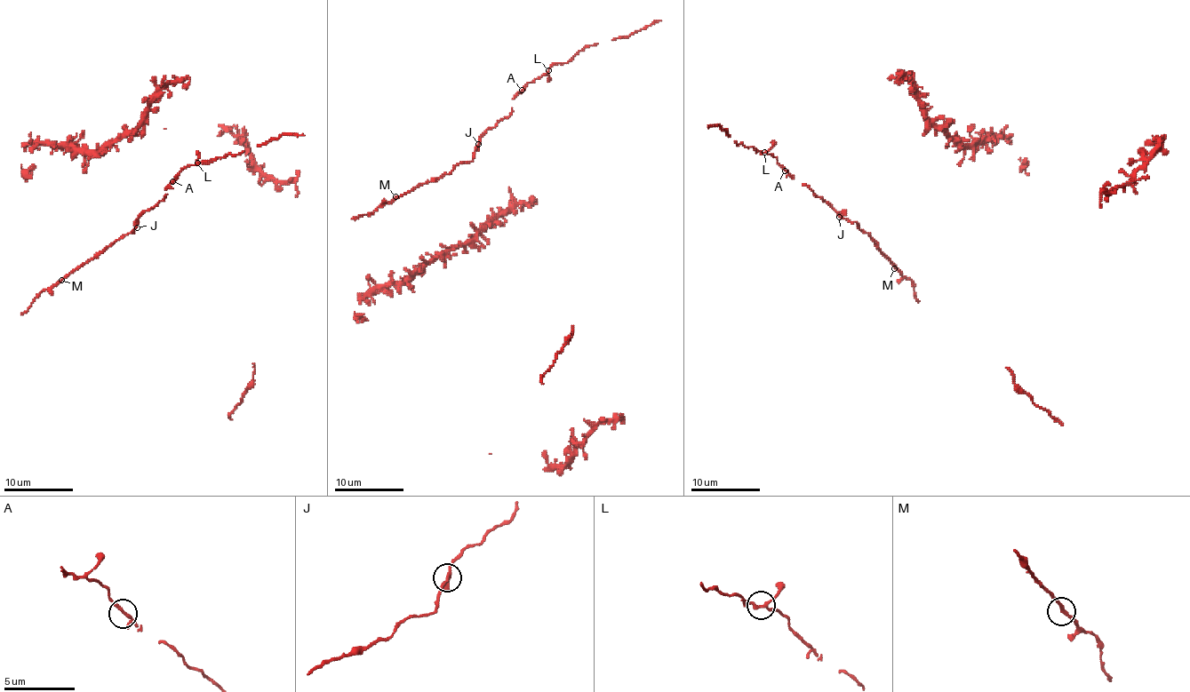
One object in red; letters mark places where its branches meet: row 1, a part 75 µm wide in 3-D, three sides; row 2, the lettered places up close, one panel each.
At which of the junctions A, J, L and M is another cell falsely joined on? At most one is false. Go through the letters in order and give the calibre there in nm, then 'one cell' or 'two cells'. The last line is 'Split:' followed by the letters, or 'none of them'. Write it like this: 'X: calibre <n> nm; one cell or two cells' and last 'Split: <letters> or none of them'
A: calibre 180 nm; one cell
J: calibre 180 nm; one cell
L: calibre 180 nm; one cell
M: calibre 200 nm; one cell
Split: none of them

